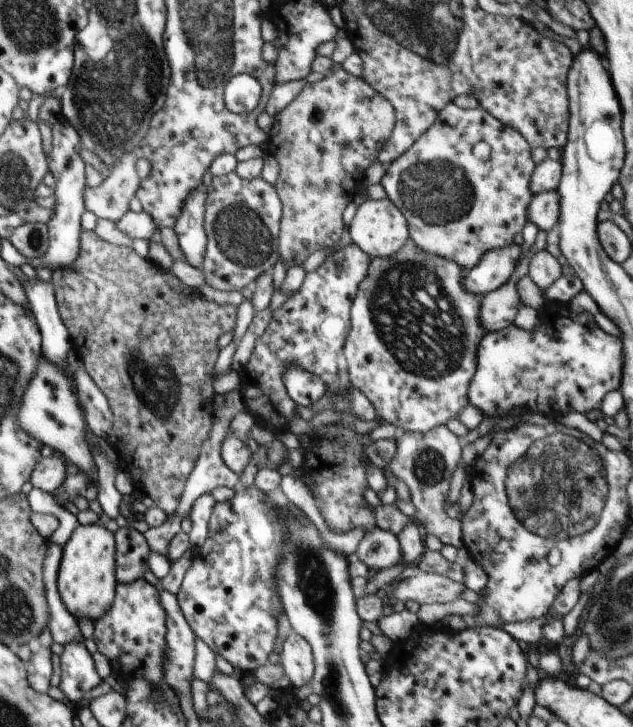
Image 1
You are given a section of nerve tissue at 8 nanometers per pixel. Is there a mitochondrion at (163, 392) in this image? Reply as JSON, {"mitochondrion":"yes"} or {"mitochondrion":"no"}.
{"mitochondrion":"yes"}

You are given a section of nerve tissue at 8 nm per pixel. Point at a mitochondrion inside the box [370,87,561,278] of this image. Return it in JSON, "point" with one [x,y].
{"point":[438,191]}

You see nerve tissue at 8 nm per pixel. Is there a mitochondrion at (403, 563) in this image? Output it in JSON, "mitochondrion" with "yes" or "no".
{"mitochondrion":"no"}

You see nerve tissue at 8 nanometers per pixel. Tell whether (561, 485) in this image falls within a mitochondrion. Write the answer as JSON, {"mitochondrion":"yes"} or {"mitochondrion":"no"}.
{"mitochondrion":"yes"}

